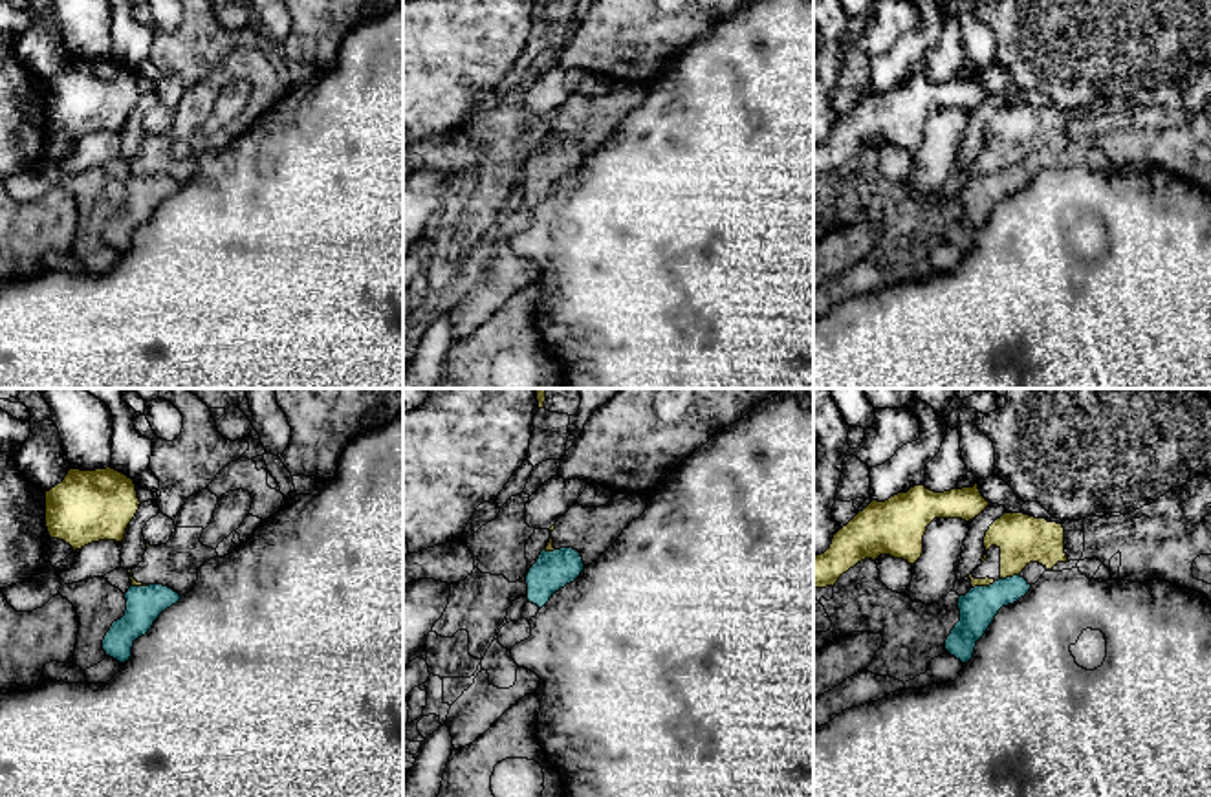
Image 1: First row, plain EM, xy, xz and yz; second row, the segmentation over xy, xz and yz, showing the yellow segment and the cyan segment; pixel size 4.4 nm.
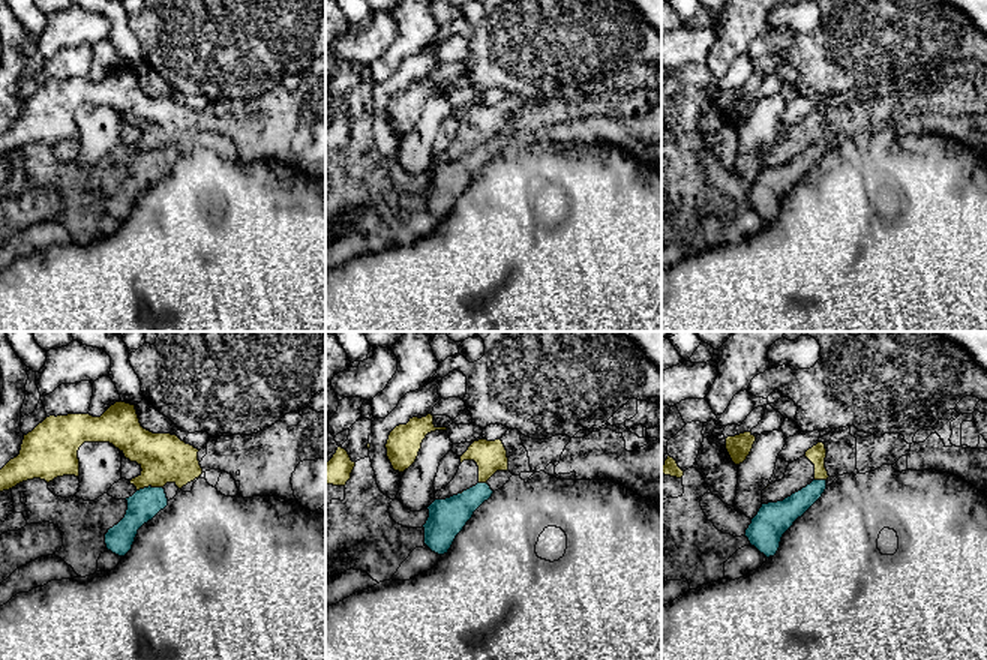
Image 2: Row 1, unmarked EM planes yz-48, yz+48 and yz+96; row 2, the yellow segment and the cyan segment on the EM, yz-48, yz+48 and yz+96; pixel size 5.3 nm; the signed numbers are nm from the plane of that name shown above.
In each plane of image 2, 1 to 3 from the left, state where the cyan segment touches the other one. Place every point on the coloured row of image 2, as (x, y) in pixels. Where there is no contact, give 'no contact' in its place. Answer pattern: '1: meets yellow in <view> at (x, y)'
1: meets yellow in yz-48 at (149, 485)
2: meets yellow in yz+48 at (483, 482)
3: meets yellow in yz+96 at (821, 479)

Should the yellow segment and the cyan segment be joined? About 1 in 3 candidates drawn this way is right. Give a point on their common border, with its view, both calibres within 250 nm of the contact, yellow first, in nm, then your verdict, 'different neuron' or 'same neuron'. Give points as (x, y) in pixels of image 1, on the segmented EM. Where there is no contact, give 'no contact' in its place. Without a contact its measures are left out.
yz (1008, 576) | 220/160 nm | different neuron

